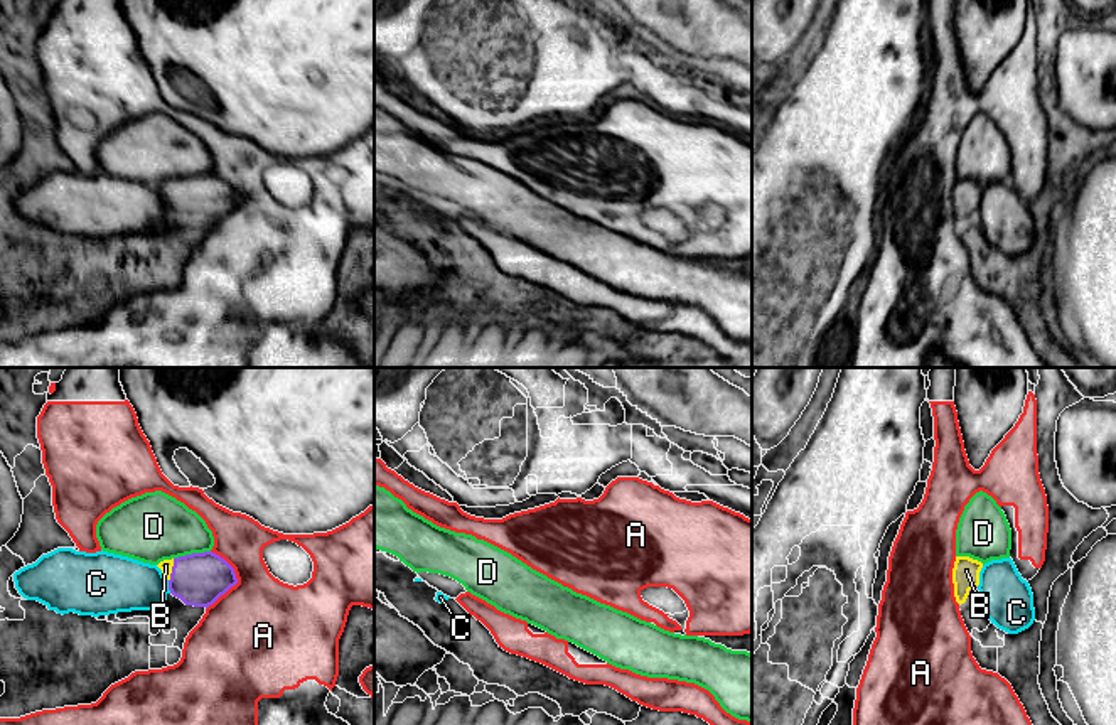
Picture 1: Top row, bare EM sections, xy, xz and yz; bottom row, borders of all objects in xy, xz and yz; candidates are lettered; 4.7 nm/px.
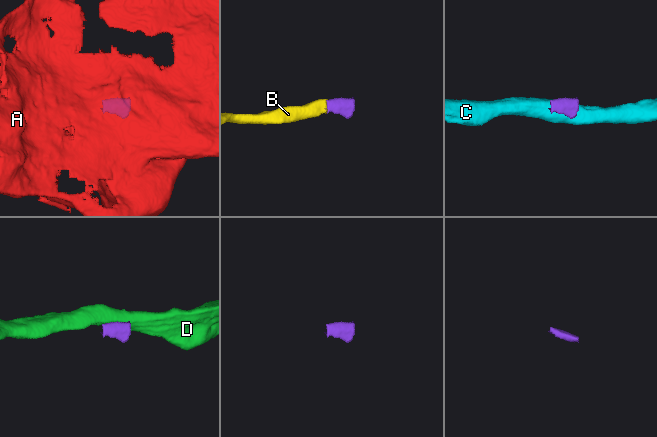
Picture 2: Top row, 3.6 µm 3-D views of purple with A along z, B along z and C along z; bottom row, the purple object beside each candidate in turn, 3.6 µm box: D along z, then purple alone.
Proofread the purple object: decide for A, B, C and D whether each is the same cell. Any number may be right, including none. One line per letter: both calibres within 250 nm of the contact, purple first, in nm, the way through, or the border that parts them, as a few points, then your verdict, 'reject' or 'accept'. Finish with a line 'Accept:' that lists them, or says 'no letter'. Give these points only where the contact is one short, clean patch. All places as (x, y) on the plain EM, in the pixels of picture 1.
A: 260/460 nm | reject
B: 260/60 nm | across xy (199, 201), (172, 193), (166, 187) | accept
C: 260/280 nm | reject
D: 260/320 nm | along xy (209, 172), (174, 181) | reject
Accept: B

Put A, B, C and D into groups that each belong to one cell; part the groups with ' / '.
A / B / C / D

